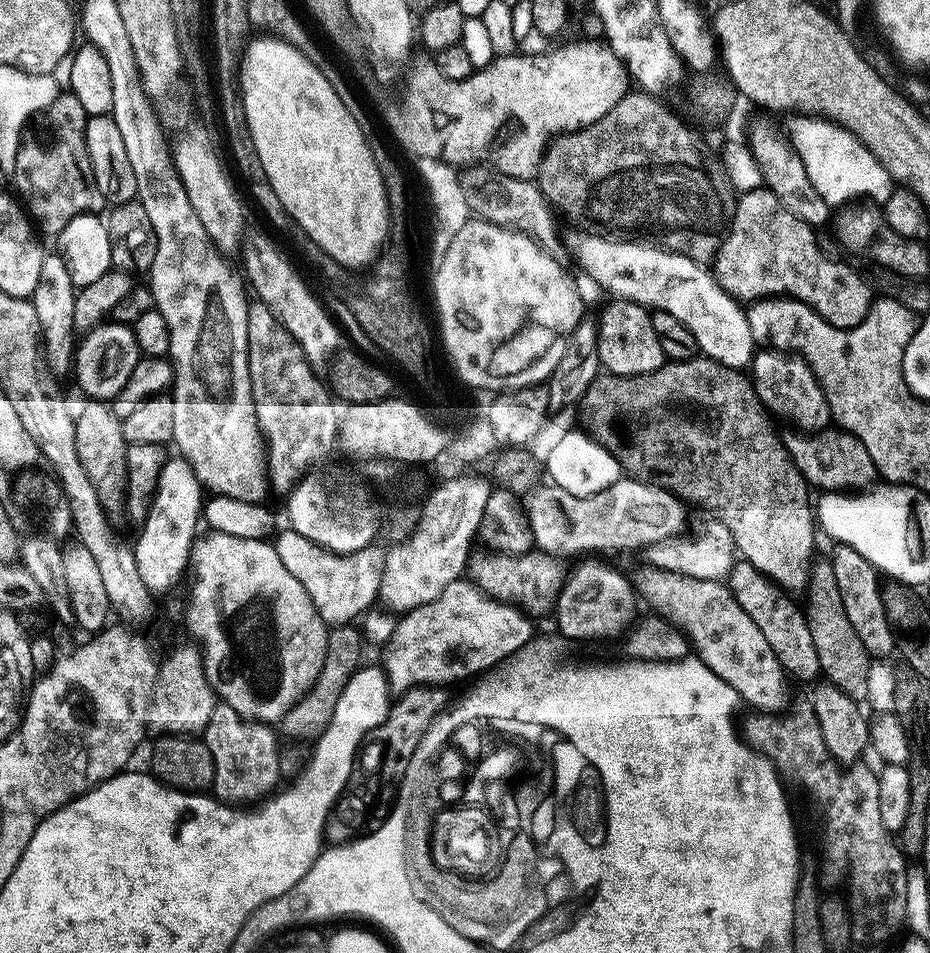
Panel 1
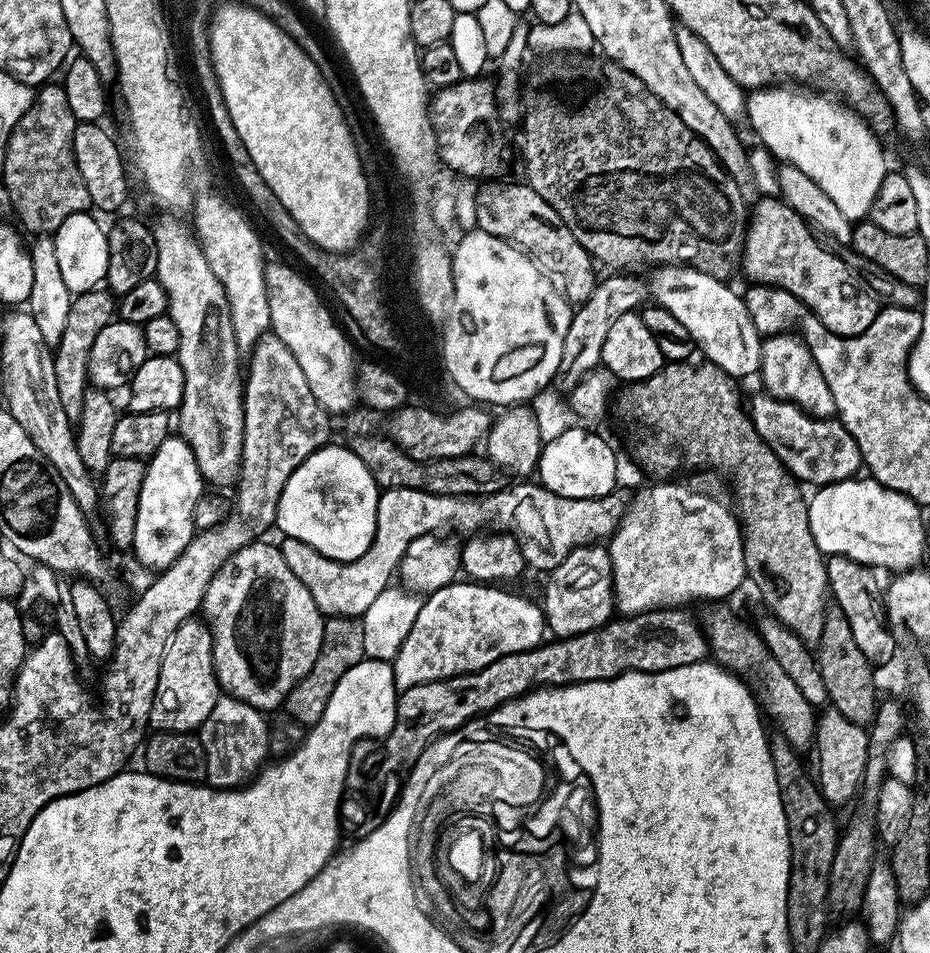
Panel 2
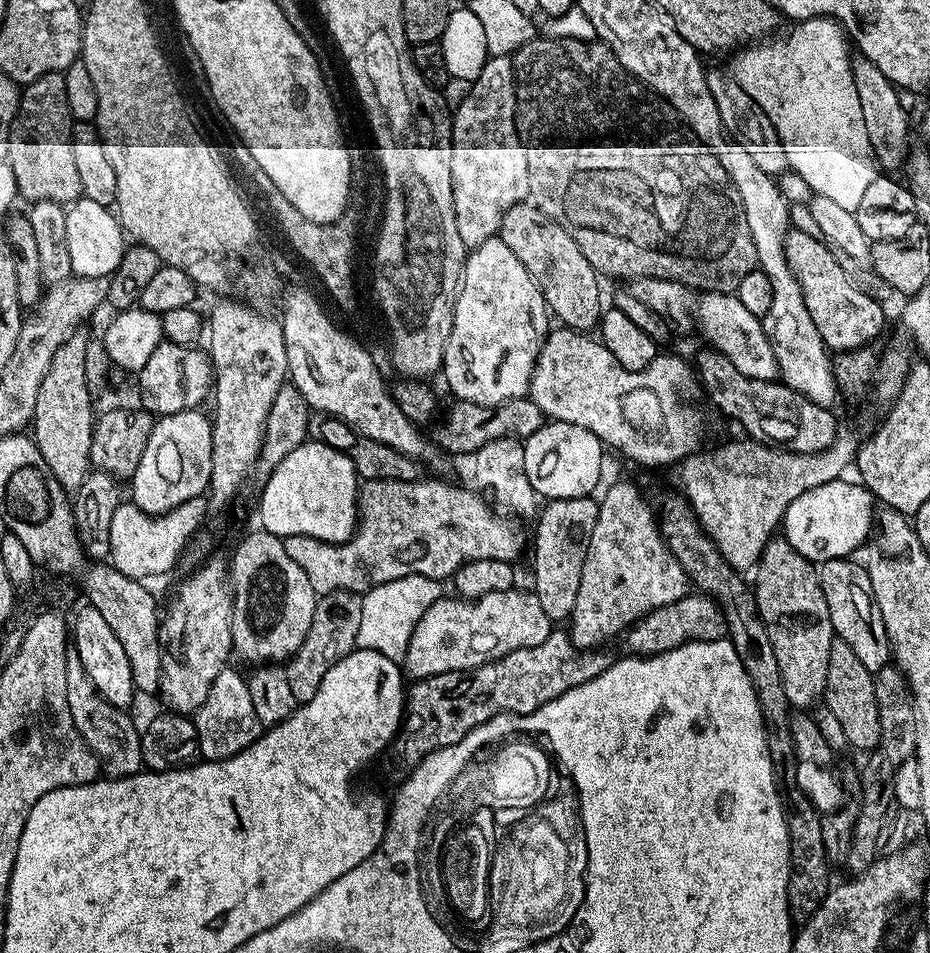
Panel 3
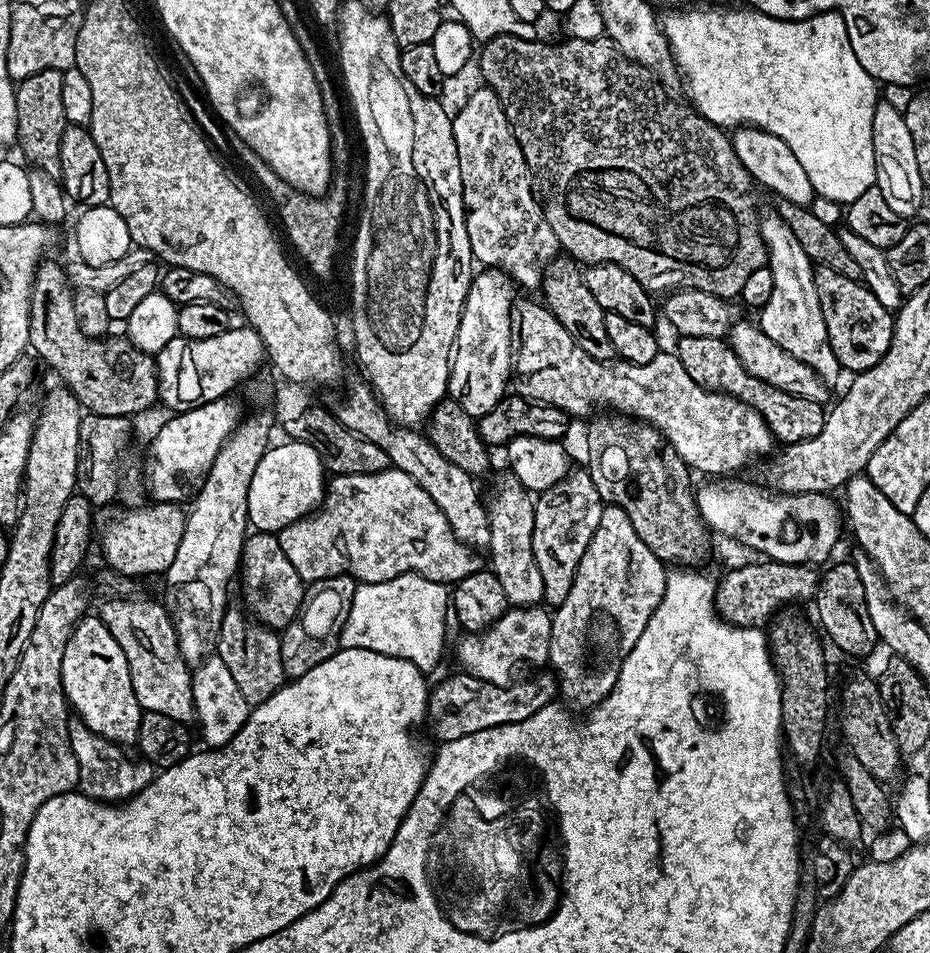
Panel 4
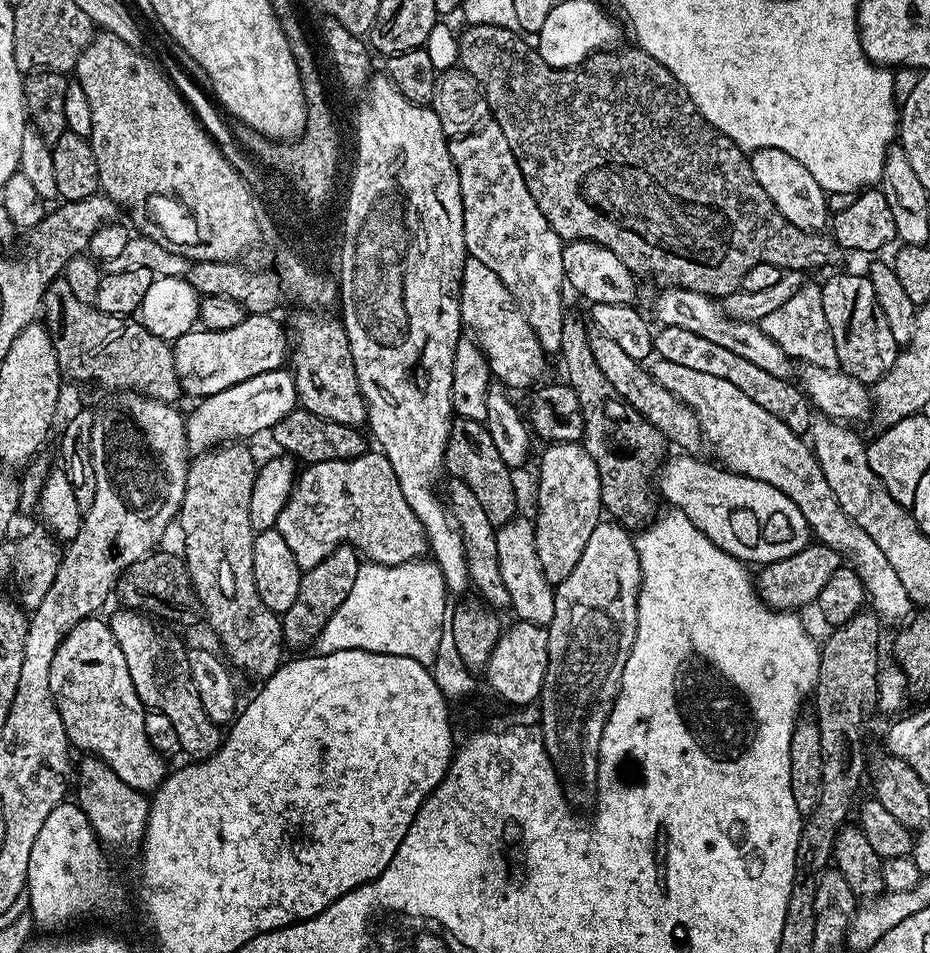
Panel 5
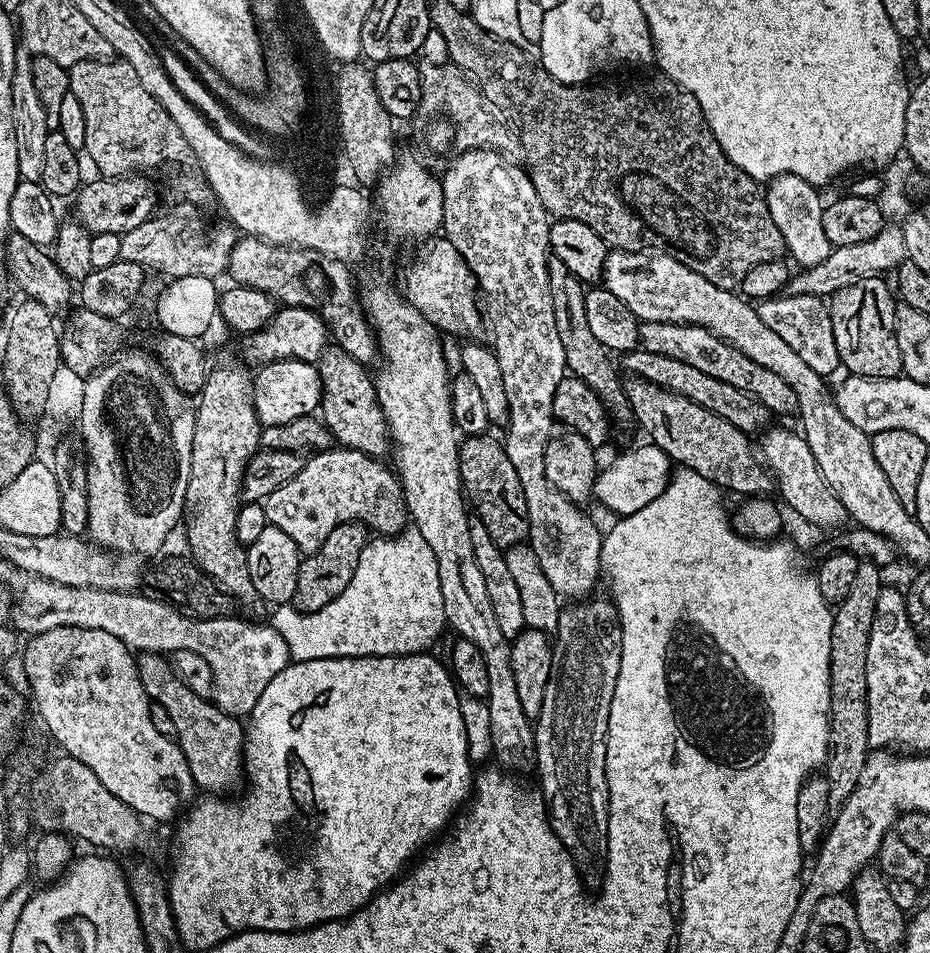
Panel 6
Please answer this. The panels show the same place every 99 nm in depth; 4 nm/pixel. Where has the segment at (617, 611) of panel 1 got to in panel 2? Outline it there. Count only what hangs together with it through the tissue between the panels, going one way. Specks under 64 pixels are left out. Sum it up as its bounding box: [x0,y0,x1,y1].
[540,543,614,638]

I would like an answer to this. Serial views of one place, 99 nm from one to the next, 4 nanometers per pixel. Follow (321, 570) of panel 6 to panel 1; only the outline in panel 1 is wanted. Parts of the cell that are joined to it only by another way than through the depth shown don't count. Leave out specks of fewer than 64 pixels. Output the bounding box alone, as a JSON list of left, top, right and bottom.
[278,624,362,742]

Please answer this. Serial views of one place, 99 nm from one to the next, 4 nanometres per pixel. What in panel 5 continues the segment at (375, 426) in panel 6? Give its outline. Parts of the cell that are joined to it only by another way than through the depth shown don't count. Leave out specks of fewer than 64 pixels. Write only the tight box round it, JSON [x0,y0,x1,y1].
[290,310,368,428]

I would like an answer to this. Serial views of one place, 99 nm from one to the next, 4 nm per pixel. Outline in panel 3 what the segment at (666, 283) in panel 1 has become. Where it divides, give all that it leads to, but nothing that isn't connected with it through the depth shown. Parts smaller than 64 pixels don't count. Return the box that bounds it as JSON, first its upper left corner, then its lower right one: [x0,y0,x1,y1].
[694,292,779,380]

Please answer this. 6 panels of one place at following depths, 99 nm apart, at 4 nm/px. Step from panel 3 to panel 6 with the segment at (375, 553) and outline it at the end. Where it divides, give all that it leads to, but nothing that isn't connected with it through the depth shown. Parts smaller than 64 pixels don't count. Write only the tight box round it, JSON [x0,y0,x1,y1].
[262,446,410,554]

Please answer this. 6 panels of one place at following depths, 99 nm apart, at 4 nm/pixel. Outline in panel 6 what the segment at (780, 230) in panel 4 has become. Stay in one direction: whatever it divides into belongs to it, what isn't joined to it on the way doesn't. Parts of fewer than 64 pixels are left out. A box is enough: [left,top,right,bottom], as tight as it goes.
[758,294,841,378]

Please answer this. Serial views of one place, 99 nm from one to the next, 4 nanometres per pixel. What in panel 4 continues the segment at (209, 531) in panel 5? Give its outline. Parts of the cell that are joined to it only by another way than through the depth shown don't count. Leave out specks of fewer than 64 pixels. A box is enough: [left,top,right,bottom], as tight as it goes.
[214,606,286,707]

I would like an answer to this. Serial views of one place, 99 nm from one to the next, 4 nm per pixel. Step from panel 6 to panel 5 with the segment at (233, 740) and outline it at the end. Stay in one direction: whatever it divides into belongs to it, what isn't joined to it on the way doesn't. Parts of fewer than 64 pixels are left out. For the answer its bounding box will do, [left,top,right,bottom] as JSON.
[110,611,222,761]

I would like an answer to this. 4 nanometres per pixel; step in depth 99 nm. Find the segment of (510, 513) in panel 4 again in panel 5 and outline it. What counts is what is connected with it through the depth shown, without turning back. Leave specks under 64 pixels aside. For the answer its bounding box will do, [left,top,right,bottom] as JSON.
[495,516,554,626]

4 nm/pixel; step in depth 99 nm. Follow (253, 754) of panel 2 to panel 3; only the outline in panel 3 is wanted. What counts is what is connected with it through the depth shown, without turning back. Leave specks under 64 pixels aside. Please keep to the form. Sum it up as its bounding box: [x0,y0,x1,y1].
[194,666,262,761]

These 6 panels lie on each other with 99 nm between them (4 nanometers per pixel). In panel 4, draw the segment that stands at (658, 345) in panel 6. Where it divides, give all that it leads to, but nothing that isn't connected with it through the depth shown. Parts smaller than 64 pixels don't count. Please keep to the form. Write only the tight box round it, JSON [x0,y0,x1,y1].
[674,336,825,445]

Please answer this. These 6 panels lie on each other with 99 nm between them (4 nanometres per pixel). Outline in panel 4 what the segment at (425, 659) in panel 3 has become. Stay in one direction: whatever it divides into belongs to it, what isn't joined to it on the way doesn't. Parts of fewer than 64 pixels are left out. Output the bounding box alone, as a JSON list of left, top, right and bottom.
[456,606,552,684]

